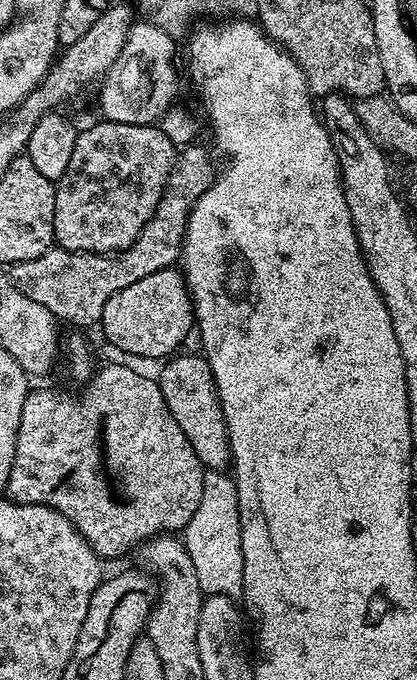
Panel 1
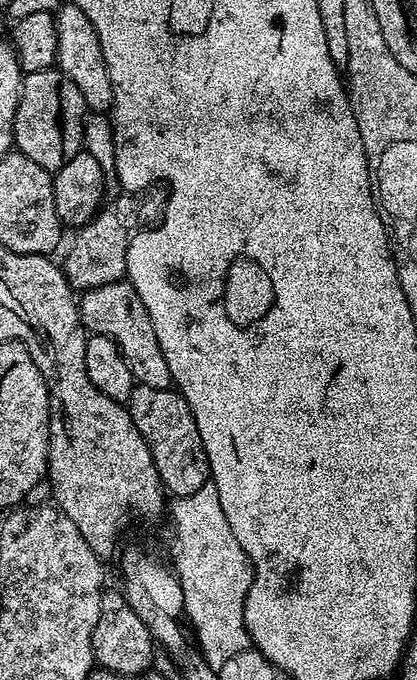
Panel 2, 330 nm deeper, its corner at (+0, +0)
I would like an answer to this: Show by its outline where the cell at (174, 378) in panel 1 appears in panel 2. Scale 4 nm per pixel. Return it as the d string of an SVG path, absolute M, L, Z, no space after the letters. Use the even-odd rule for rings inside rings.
M127 279L113 284L89 288L79 297L80 320L89 333L108 336L118 346L130 366L130 374L136 384L145 384L155 388L172 388L172 375L166 357L162 355L162 346L158 346L158 334L150 322L150 314L138 298L138 290Z

